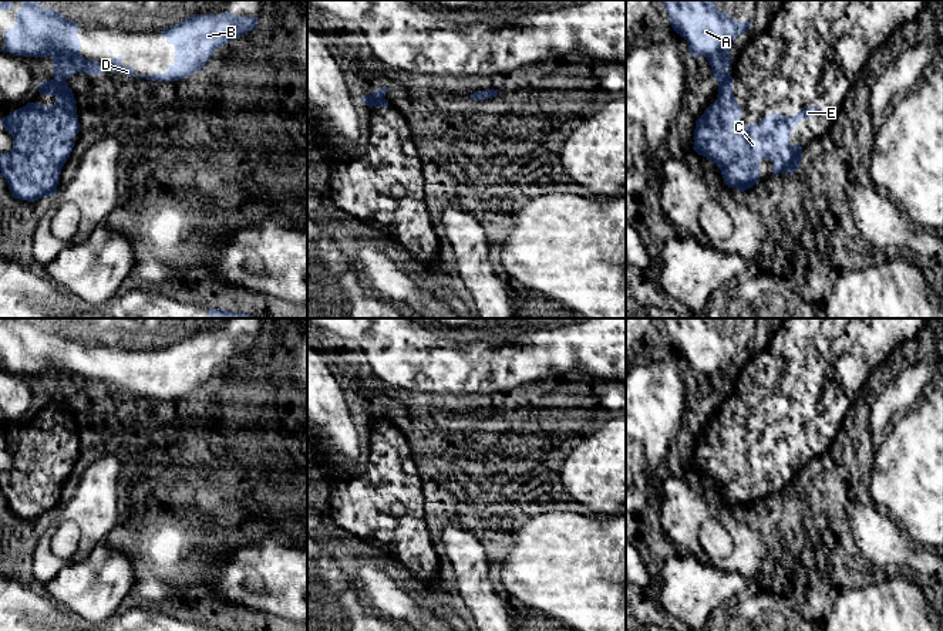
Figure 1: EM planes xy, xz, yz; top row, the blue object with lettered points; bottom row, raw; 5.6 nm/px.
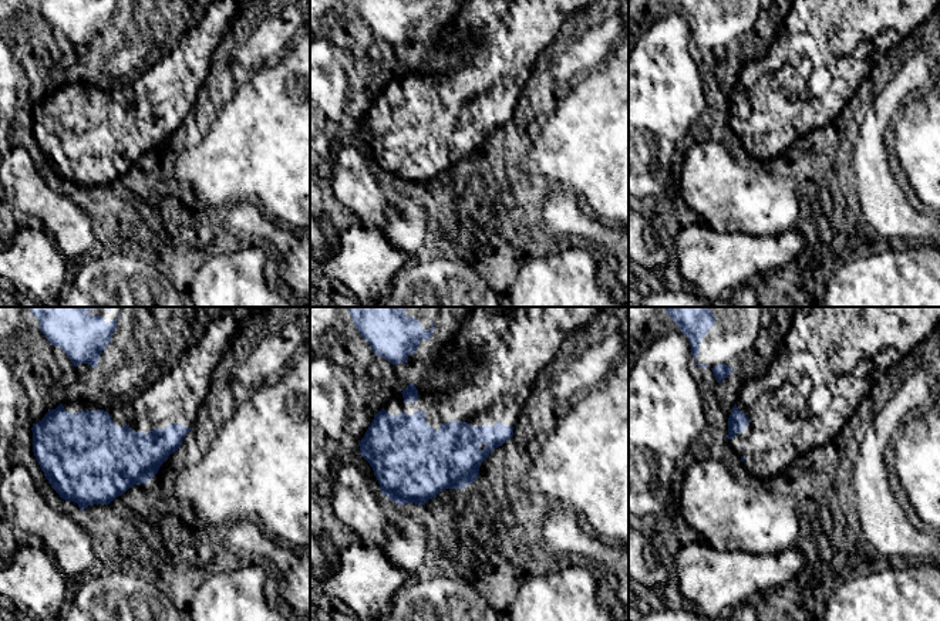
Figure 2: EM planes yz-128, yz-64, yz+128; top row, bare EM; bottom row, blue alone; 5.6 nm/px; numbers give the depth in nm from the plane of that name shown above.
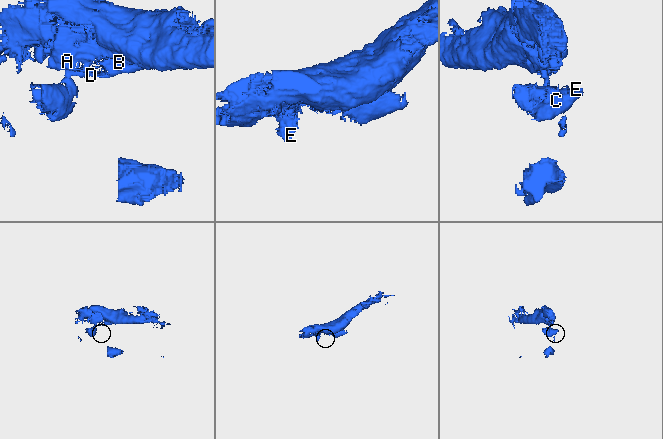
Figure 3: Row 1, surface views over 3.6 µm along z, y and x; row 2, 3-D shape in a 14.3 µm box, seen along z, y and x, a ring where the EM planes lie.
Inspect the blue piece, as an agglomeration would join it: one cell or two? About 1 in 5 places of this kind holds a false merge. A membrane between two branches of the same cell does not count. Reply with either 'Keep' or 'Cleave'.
Cleave

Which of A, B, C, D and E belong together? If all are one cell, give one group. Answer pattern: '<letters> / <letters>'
A B D / C E

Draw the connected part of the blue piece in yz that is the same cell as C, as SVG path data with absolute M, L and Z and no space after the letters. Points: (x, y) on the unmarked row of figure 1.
M732 395L718 399L715 421L696 439L693 468L721 489L728 506L744 510L760 500L760 479L772 480L772 495L792 493L802 478L802 465L789 462L789 452L802 438L822 428L809 425L795 433L765 433L761 441L741 446L741 424L732 412Z

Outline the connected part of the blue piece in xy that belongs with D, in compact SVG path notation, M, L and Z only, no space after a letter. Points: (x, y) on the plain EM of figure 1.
M17 318L23 325L16 331L16 343L4 350L4 364L0 370L24 375L53 375L54 398L67 398L77 391L98 394L105 389L122 391L127 395L151 399L178 399L201 389L215 370L255 348L257 335L238 335L223 330L220 334L193 333L185 340L161 350L168 362L175 364L175 382L166 391L135 394L131 384L121 382L122 374L98 381L88 379L80 372L78 344L65 338L53 327L41 327L44 318Z

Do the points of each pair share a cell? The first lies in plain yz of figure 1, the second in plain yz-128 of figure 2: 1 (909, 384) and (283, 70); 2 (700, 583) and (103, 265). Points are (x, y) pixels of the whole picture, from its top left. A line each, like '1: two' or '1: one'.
1: two
2: two

